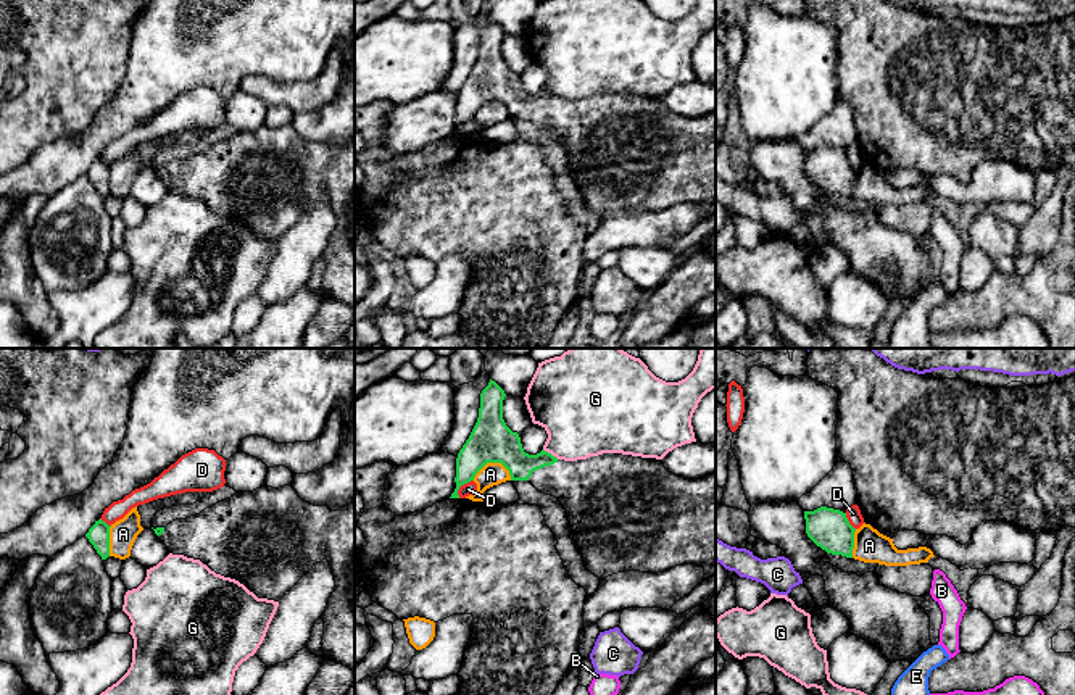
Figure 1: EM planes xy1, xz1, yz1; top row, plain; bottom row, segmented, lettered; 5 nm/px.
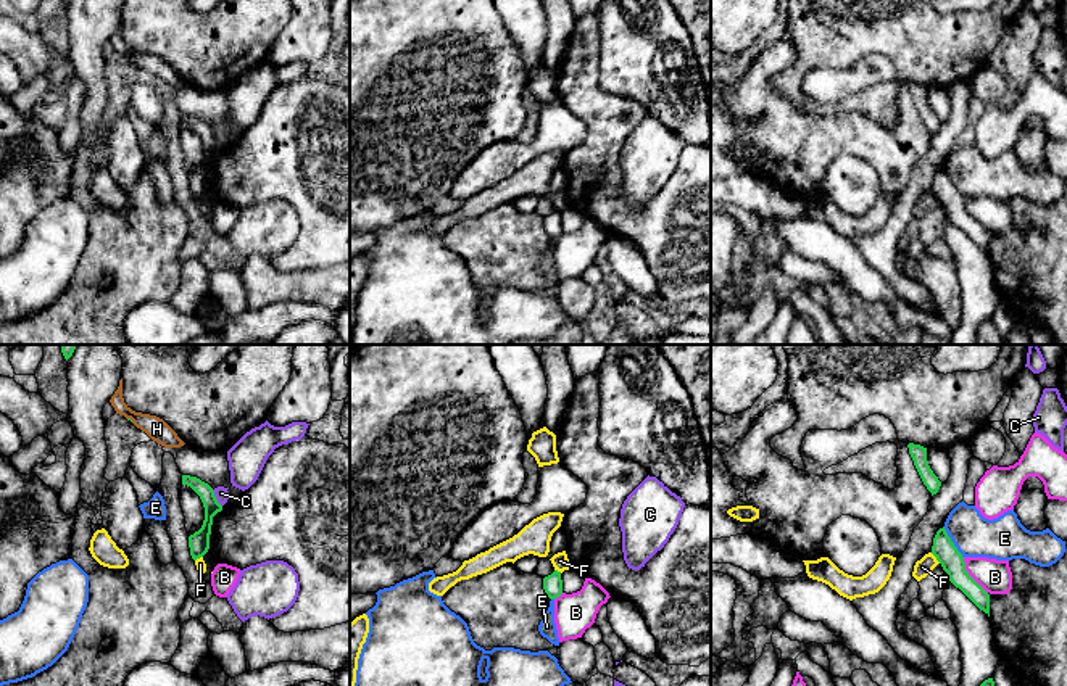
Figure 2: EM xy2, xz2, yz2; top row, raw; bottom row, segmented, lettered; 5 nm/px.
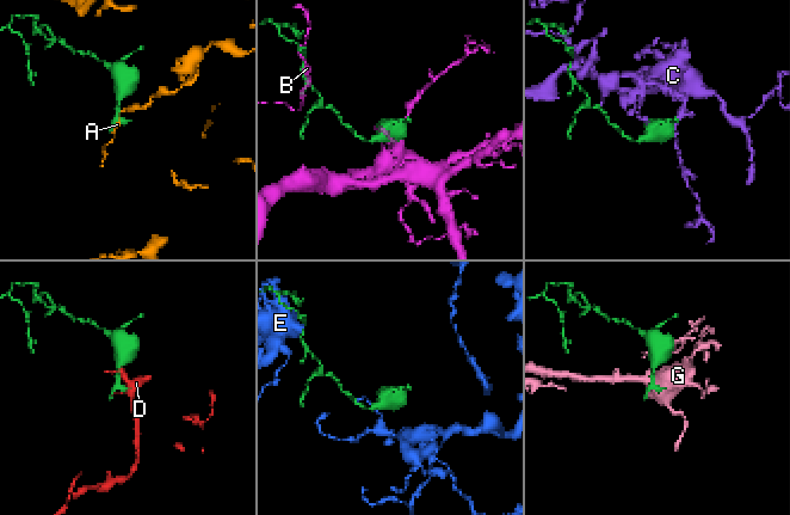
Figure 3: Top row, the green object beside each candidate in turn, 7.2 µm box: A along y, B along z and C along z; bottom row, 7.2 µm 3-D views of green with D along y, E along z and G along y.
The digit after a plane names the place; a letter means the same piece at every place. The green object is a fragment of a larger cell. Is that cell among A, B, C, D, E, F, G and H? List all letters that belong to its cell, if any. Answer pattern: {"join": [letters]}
{"join": []}

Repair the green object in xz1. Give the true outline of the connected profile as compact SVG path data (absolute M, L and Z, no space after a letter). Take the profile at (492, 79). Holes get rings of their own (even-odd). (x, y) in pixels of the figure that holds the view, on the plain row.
M492 18L482 29L477 61L456 97L456 127L450 137L459 137L459 126L487 102L501 102L511 119L529 119L561 140L585 206L600 219L625 210L658 213L682 203L703 205L704 218L716 213L716 111L685 118L669 111L661 98L622 92L577 100L558 98L545 89L529 94L503 58L504 35Z

